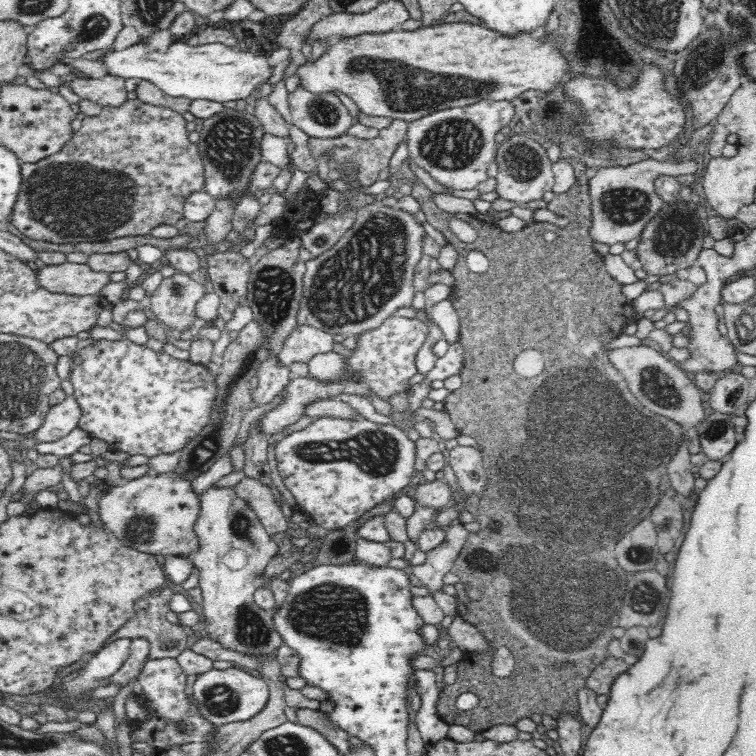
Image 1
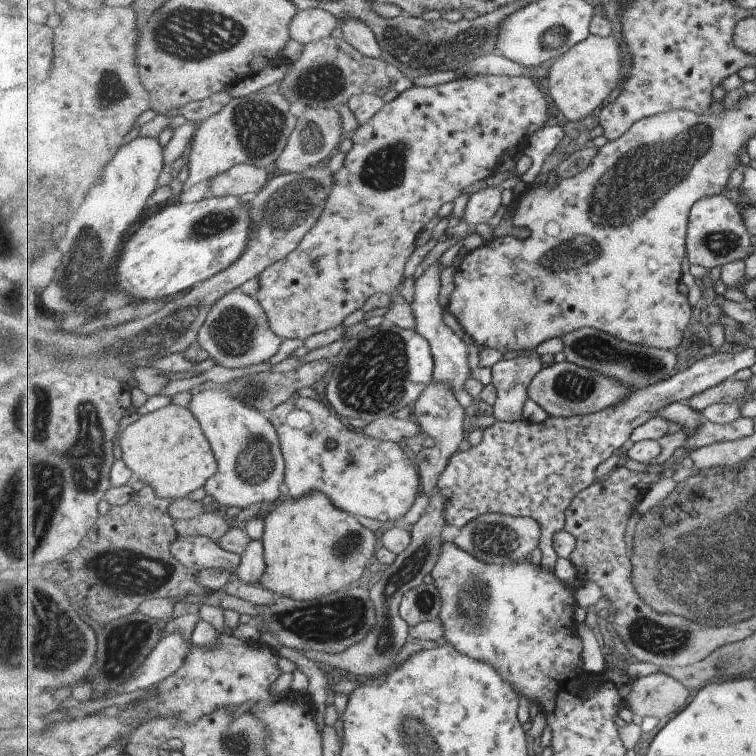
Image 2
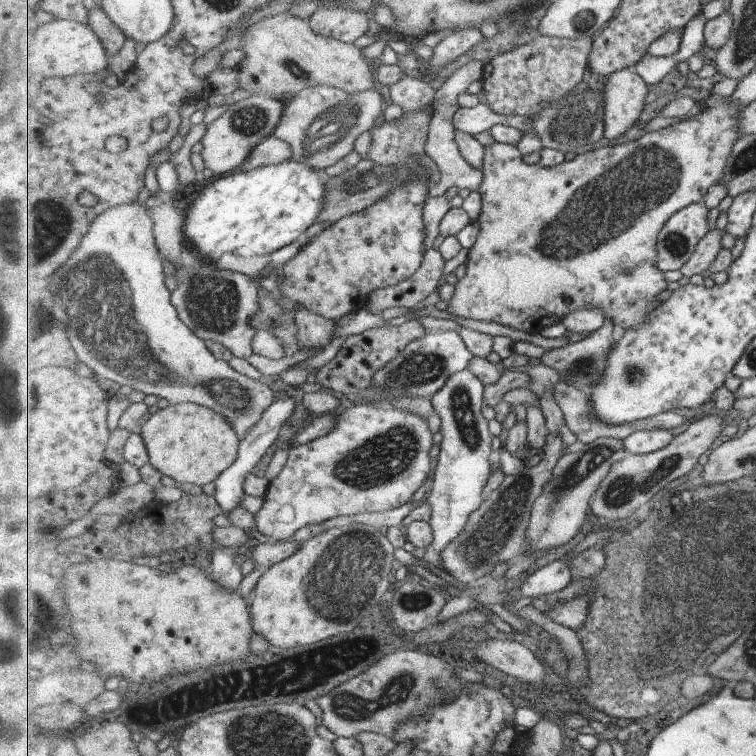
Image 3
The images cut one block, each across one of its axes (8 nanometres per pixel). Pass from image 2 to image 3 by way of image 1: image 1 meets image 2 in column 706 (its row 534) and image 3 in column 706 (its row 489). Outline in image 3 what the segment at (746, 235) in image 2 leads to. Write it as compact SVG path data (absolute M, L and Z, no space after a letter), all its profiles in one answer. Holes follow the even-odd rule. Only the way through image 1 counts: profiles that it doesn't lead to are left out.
M702 202L690 204L671 216L657 245L659 268L663 271L683 268L709 231L709 208Z

